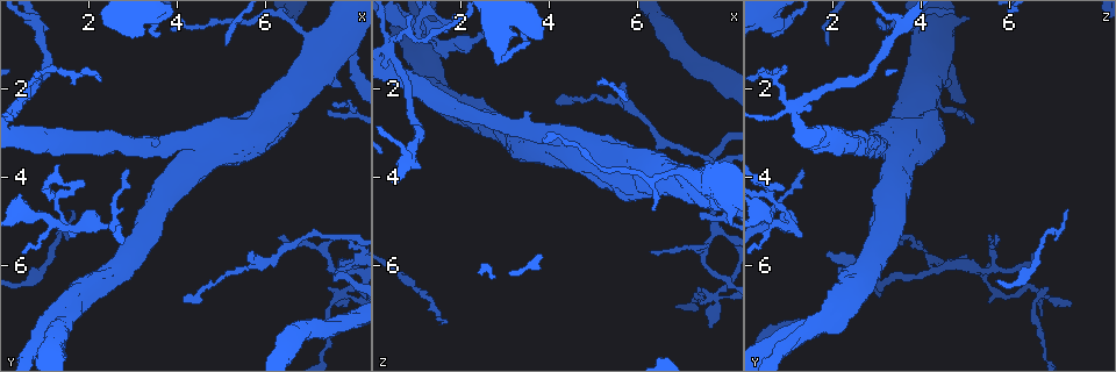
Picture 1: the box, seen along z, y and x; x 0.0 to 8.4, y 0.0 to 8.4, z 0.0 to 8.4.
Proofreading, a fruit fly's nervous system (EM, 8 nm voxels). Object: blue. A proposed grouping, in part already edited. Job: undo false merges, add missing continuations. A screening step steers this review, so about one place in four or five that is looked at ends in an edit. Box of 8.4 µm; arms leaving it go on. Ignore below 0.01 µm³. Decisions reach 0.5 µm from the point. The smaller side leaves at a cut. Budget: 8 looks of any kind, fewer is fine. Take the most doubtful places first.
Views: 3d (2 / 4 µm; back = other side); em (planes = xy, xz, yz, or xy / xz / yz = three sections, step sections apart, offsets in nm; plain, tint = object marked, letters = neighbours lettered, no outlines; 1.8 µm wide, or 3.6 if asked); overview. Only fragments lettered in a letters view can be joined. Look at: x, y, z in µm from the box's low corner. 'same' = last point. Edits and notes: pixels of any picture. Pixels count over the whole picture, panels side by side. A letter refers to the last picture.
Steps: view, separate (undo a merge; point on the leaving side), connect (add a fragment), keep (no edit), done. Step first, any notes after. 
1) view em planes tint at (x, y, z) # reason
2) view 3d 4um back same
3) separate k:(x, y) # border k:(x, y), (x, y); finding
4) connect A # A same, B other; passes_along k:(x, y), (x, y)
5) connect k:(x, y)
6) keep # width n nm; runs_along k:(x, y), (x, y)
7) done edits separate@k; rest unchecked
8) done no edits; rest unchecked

view em planes letters at (7.70, 6.60, 6.65) # a fork

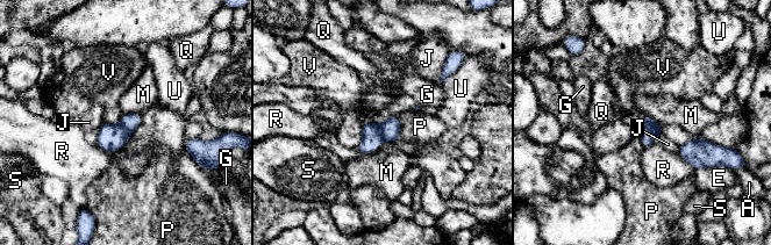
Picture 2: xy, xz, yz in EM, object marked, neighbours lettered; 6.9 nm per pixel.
separate 2:(645, 121) # A other, E other, G other, J other, M other, P other, Q other, R other, S other, U other, V other; border 2:(658, 123), (655, 129), (643, 127); a second neuron is stuck on

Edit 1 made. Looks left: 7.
view 3d 4um at (4.45, 3.20, 3.10) # thick turns thin

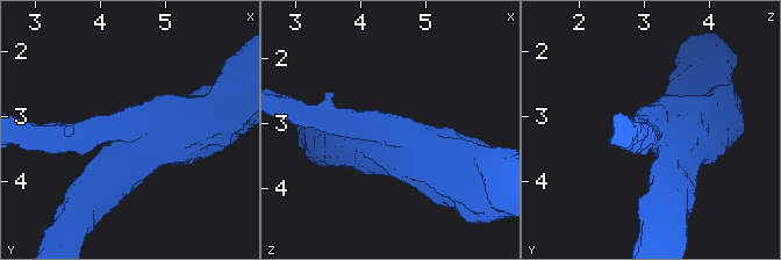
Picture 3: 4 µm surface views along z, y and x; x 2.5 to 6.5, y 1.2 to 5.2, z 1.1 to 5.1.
view em 3.6um xy step 4 letters at (4.45, 3.15, 3.15) # need the tissue

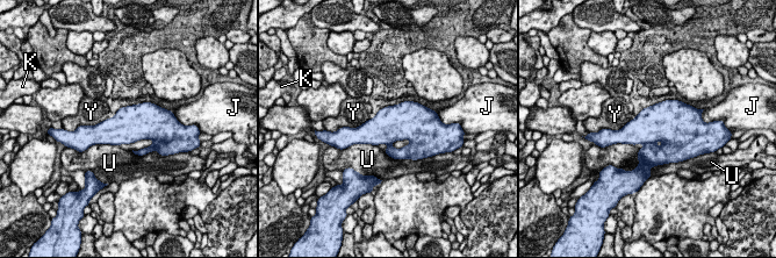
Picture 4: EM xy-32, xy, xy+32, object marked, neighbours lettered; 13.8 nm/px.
view em 3.6um planes letters same

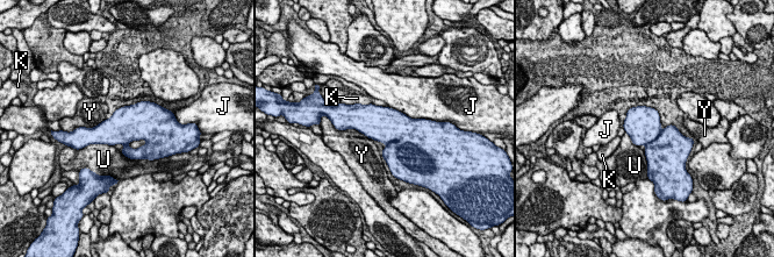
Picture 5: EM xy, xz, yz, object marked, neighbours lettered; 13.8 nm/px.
keep # width 480 nm; J other, K other, U other, Y other; border 5:(345, 129), (357, 129), (370, 138); continuous, no second neuron

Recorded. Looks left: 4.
view 3d 4um at (7.85, 1.10, 4.55) # sharp bend

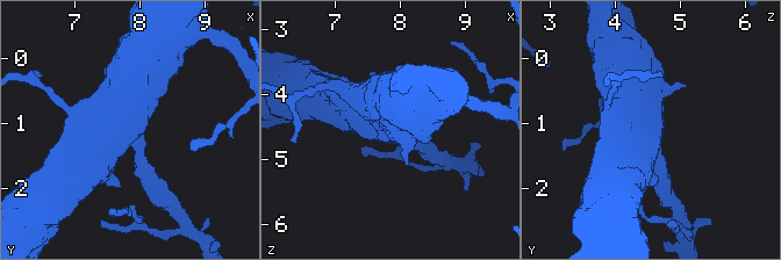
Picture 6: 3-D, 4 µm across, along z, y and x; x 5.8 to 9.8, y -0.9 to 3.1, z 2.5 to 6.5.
view em 3.6um planes tint at (7.80, 1.10, 4.55) # arm_widths 280, 550 nm; now the EM

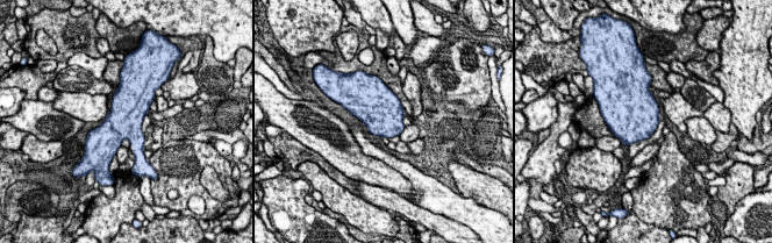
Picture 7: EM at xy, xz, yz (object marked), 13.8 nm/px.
view em 3.6um planes letters same

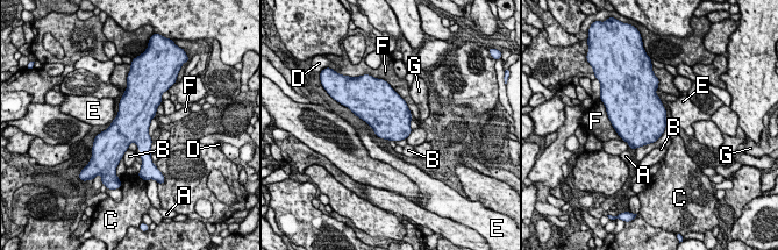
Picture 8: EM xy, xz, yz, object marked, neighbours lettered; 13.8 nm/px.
keep # A other, B other, C other, D other, E other, F other, G other; border 8:(127, 149), (122, 156); all the same neuron

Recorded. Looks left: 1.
done edits separate@2; rest unchecked

